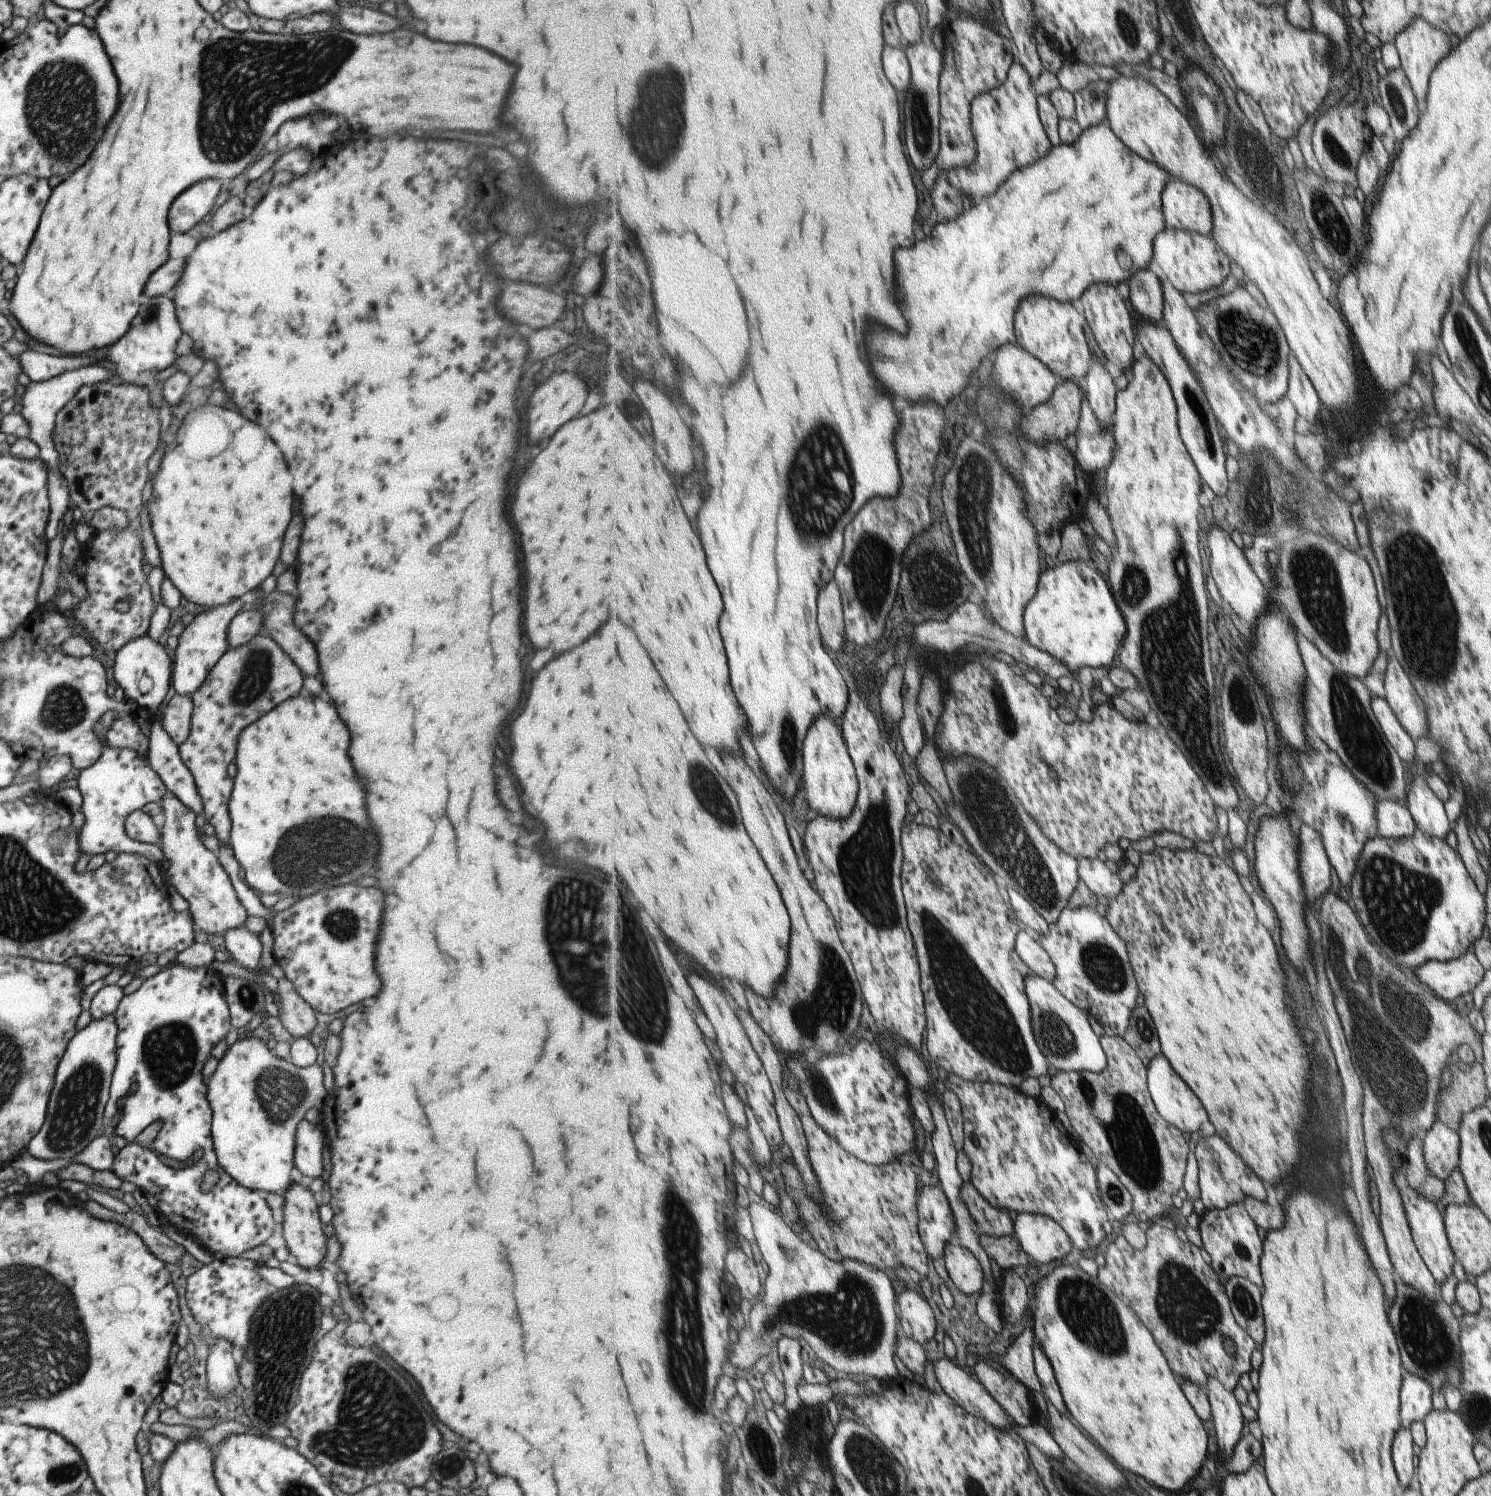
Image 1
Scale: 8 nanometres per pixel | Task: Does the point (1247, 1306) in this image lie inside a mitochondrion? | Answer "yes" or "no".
yes

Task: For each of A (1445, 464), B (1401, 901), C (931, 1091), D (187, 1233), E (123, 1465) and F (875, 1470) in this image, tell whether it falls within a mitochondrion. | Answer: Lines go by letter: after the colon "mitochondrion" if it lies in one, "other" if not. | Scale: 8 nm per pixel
A: other
B: mitochondrion
C: other
D: other
E: other
F: mitochondrion

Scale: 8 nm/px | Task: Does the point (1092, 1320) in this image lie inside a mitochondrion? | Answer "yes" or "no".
yes

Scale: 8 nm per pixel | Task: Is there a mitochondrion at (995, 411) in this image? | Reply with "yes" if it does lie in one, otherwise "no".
yes

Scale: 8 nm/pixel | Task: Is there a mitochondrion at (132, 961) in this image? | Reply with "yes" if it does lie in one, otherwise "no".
no

